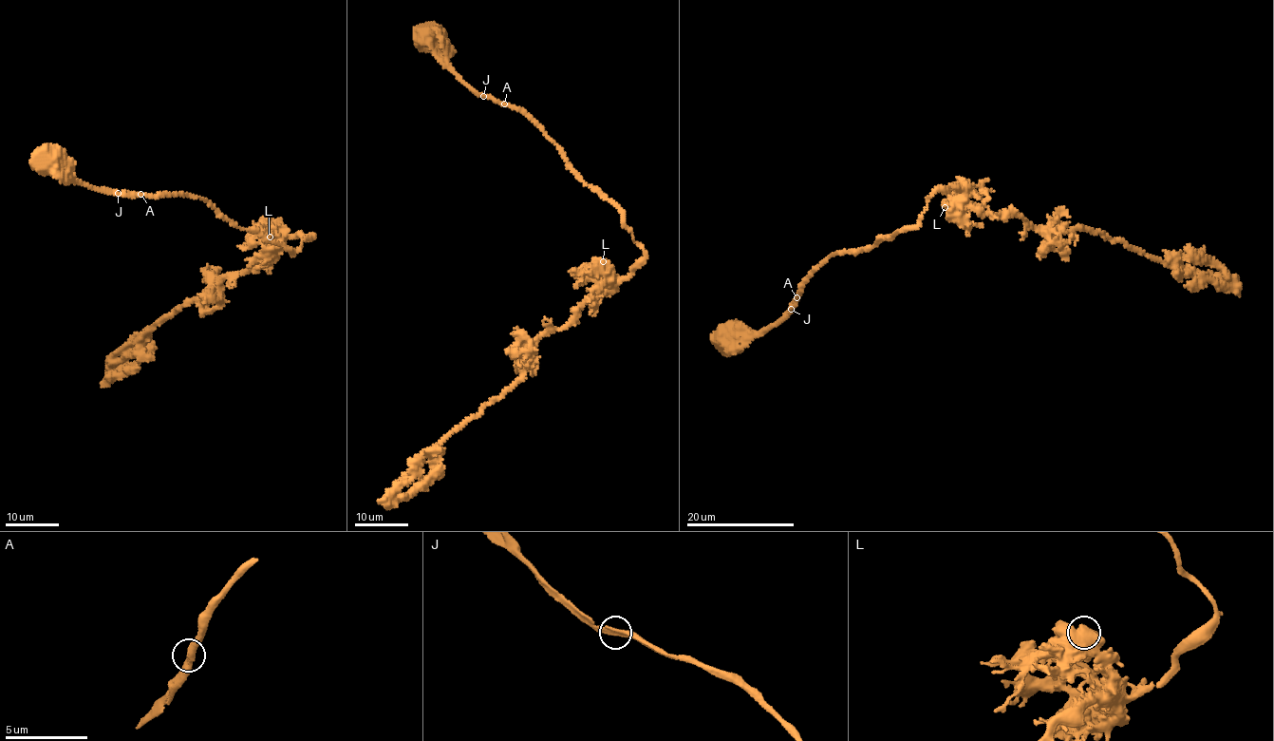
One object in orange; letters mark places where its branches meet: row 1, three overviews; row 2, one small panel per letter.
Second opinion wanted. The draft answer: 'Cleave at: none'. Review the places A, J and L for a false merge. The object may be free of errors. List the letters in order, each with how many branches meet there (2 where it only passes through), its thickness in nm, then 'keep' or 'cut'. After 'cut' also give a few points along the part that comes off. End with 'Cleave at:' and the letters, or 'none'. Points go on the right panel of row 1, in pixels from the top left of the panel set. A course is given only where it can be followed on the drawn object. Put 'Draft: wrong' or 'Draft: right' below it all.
A: branches 2; calibre 320 nm; keep
J: branches 2; calibre 320 nm; keep
L: branches 2; calibre 300 nm; keep
Cleave at: none
Draft: right

